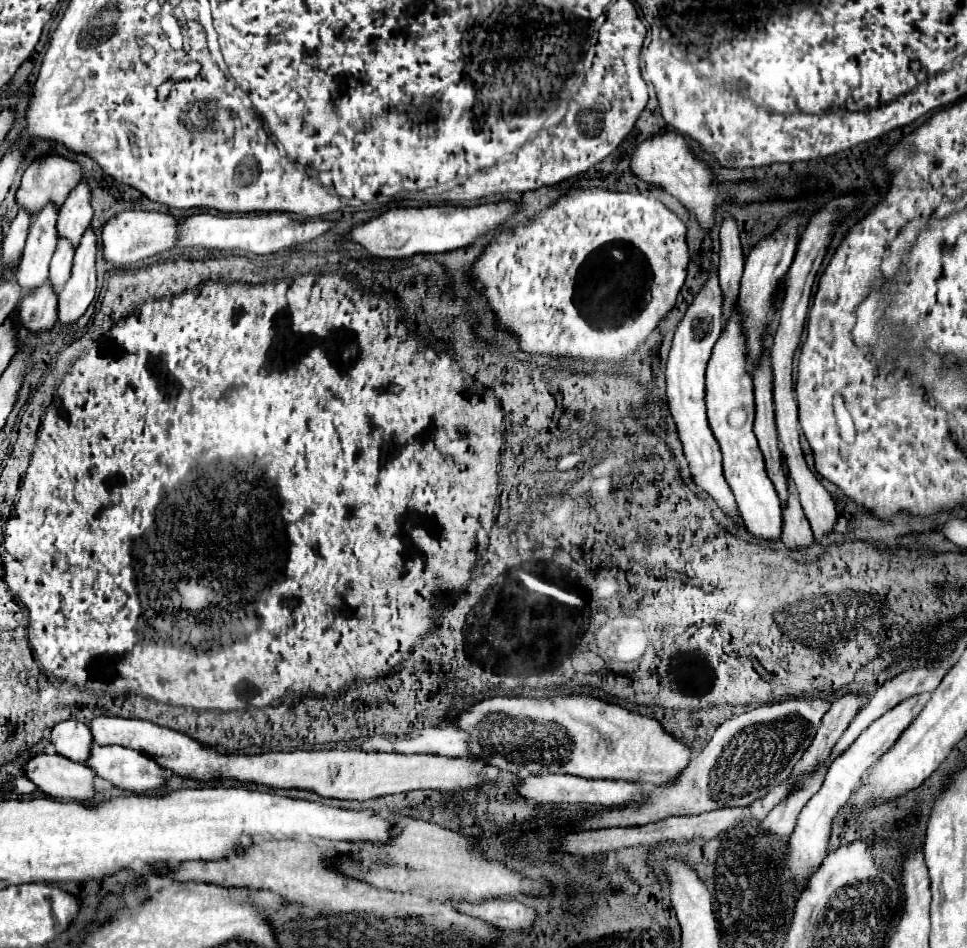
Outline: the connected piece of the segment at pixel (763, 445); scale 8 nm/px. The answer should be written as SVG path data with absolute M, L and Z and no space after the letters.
M769 352L763 356L761 366L757 366L753 374L753 386L755 386L755 424L753 432L759 440L759 448L765 458L767 476L771 478L781 508L785 510L787 498L789 498L789 476L785 472L783 454L777 440L777 426L775 426L775 406L773 406L773 394L771 394L771 368L769 368Z

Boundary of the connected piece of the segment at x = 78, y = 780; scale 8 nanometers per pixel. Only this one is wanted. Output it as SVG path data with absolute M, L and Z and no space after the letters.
M39 754L25 764L27 778L53 798L79 800L85 804L99 802L93 770L87 764L71 762L59 754Z

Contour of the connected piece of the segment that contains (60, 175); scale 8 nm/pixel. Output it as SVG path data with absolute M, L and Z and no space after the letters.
M43 156L25 170L15 202L19 208L29 210L29 214L35 216L49 202L59 208L79 182L81 170L77 164L61 156Z

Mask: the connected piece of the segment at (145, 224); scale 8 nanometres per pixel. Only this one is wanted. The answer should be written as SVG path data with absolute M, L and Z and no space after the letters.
M127 210L117 216L113 216L105 226L103 226L103 258L107 262L115 262L117 266L137 266L143 260L159 254L159 250L171 250L175 242L175 228L173 222L177 218L161 212L141 212L141 210Z

